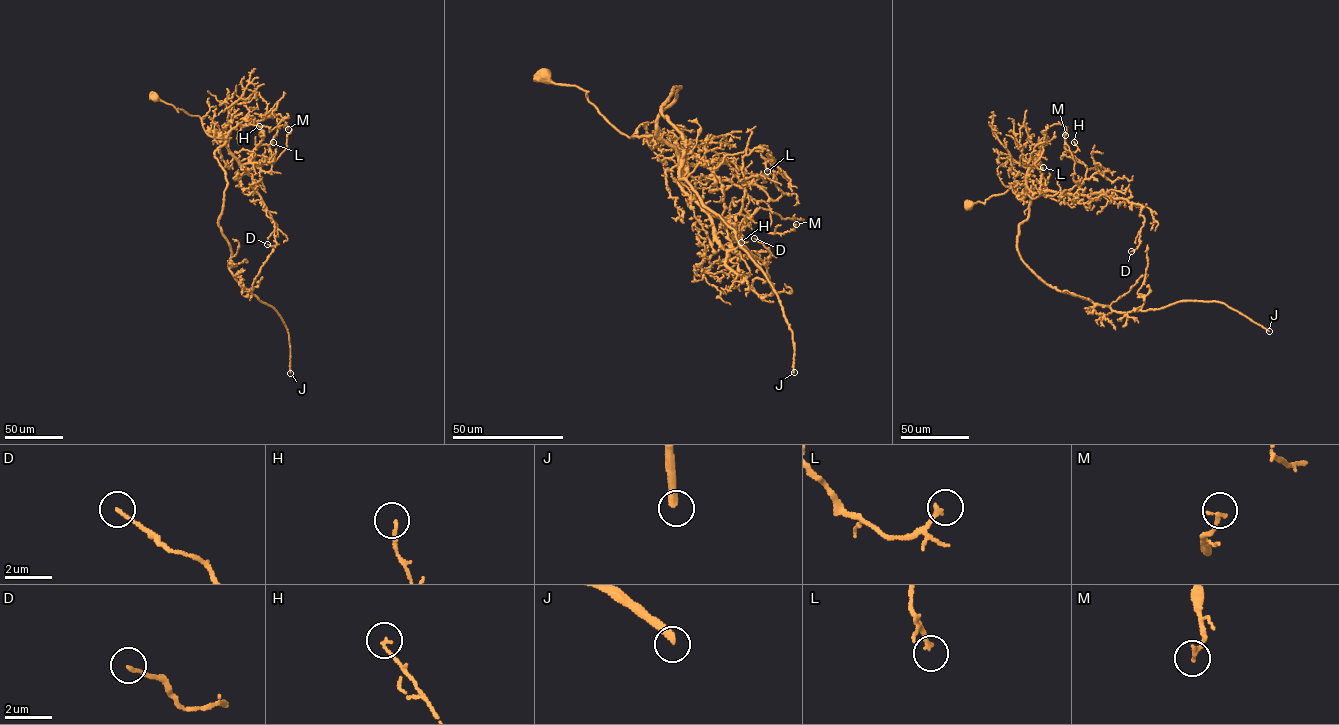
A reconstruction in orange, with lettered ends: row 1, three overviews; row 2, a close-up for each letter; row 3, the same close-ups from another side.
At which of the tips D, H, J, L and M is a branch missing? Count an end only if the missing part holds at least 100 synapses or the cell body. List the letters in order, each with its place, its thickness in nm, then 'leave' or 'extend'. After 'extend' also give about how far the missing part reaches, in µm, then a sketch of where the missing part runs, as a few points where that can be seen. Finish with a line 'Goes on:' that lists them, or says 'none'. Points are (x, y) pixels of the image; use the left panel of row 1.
D: at (267, 244); 140 nm thick; leave
H: at (259, 126); 150 nm thick; leave
J: at (290, 373); 320 nm thick; extend; about 400 µm are missing
L: at (273, 142); 190 nm thick; leave
M: at (288, 129); 180 nm thick; leave
Goes on: J

